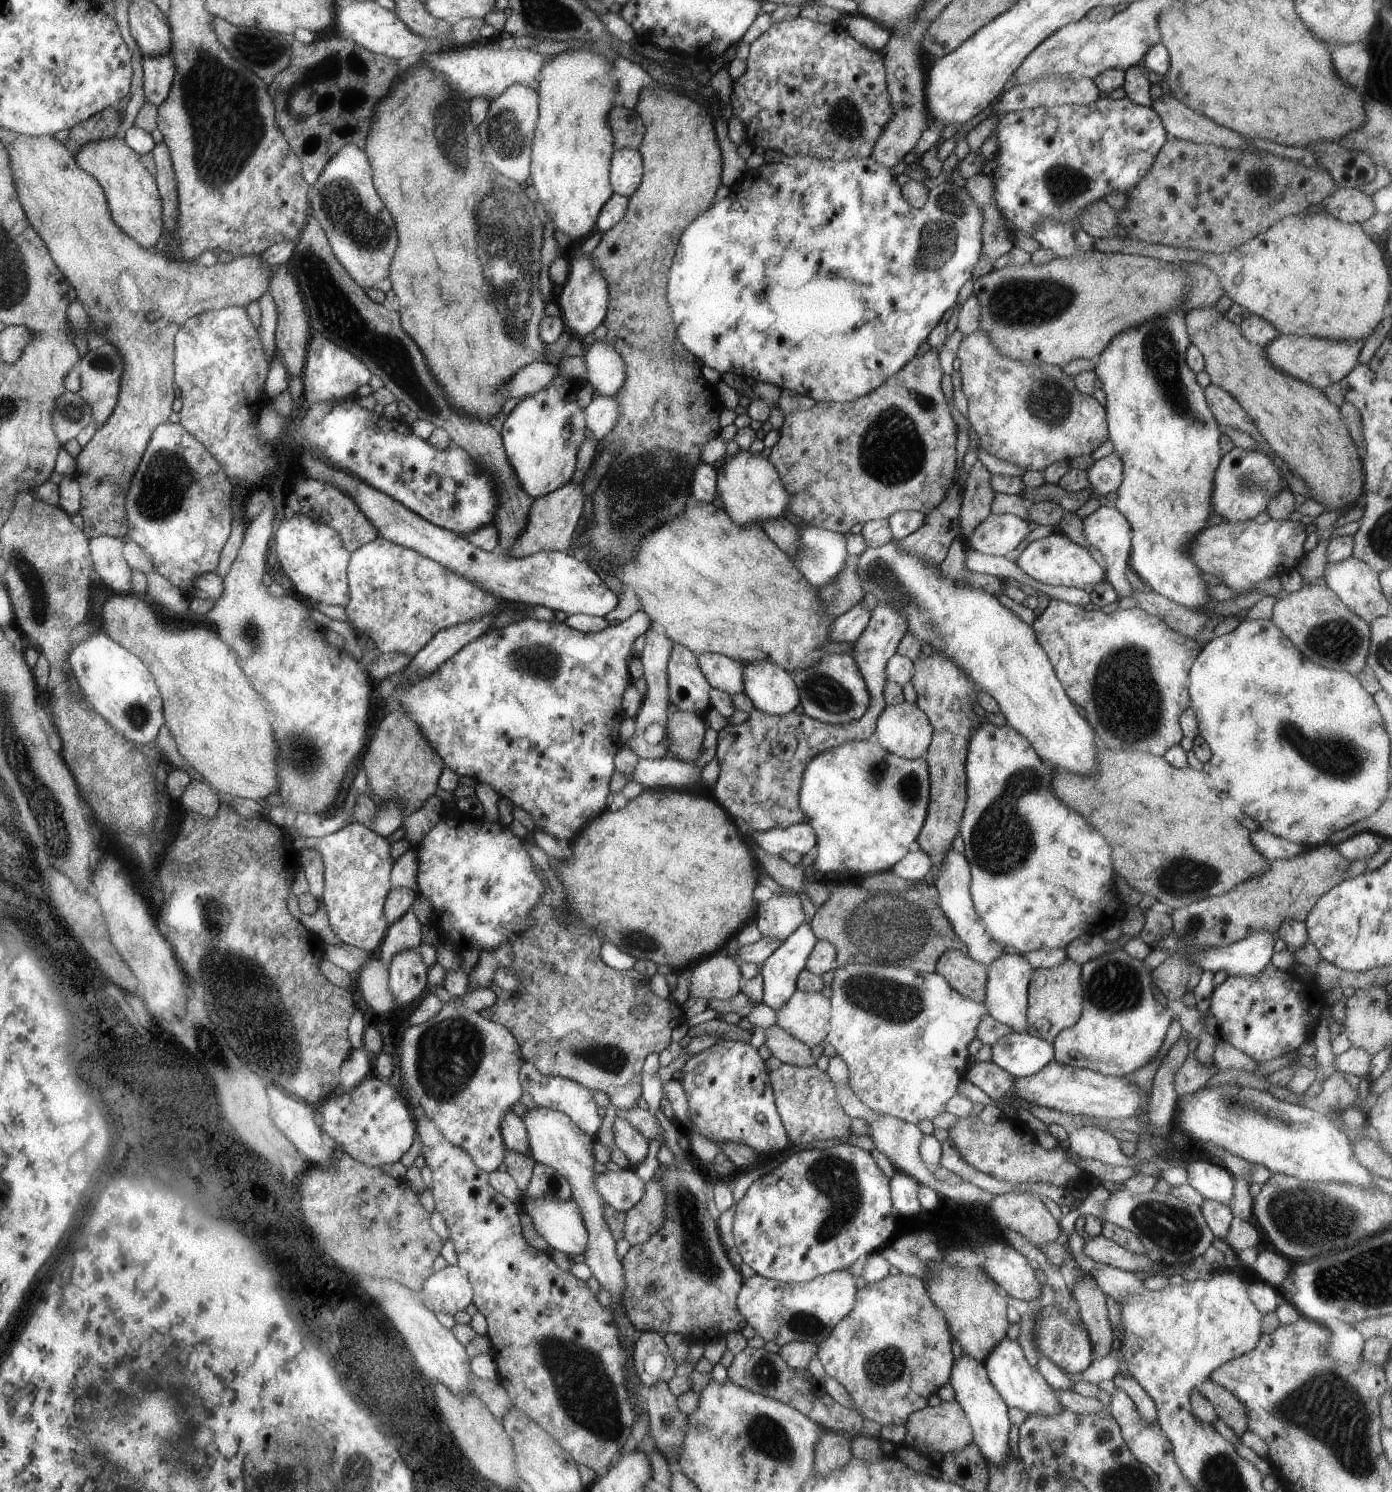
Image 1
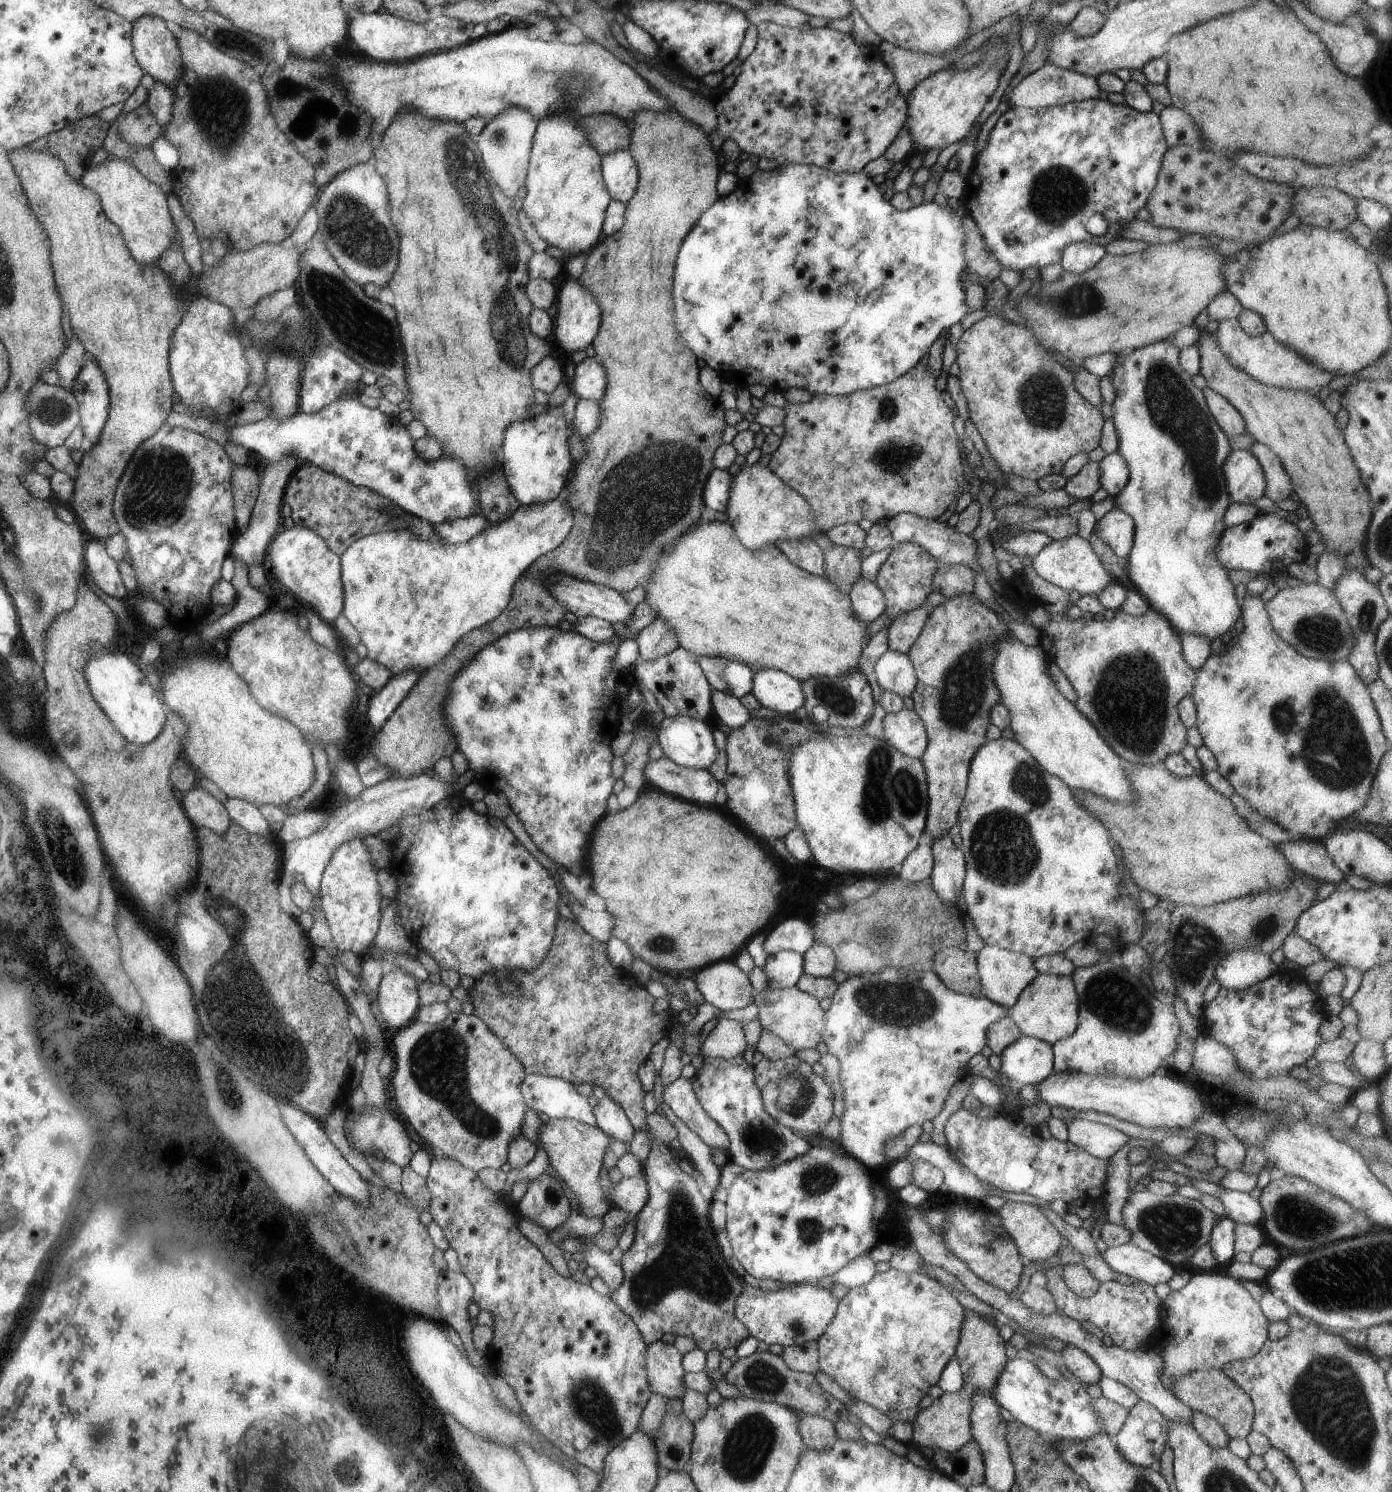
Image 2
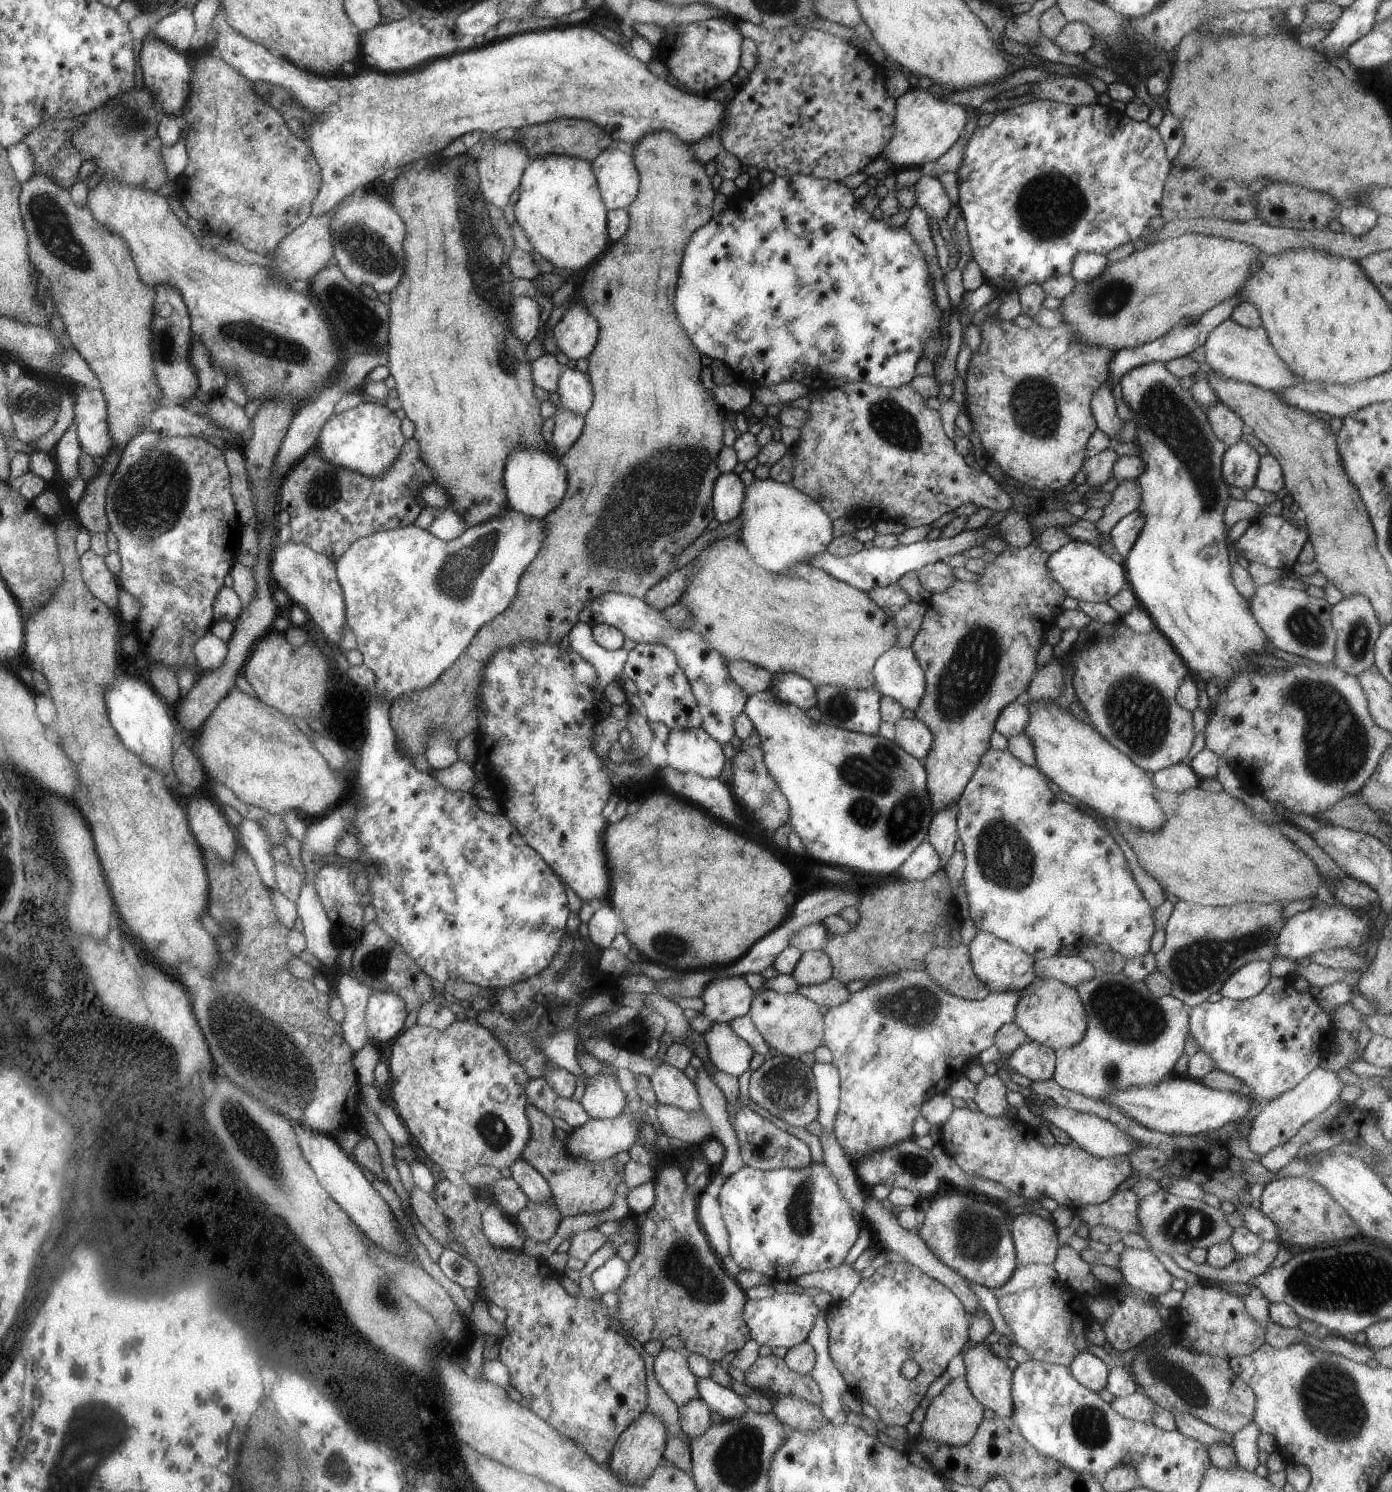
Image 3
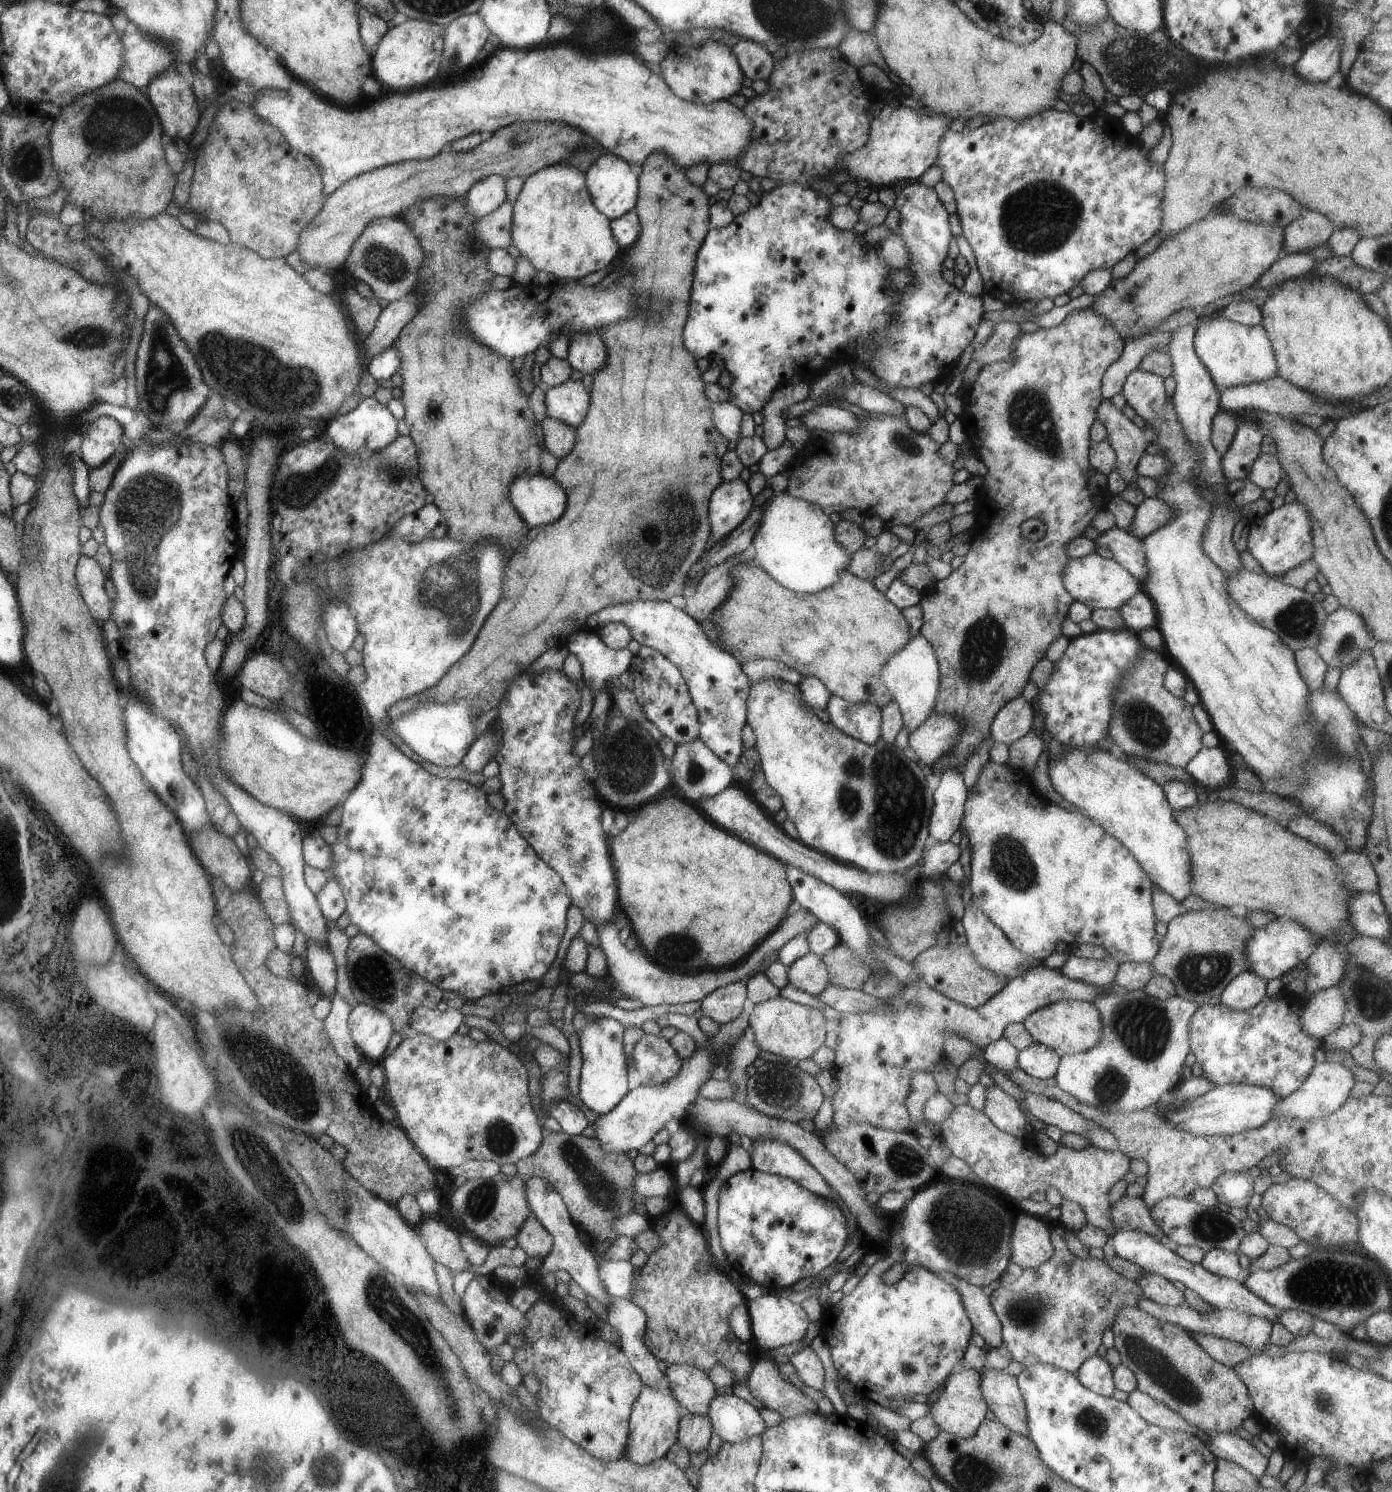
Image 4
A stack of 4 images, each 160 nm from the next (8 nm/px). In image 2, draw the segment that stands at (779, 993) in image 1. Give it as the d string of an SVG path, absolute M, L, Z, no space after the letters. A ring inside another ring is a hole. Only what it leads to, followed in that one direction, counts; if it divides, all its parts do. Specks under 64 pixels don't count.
M785 950L768 955L766 964L763 966L764 974L768 979L768 989L794 987L805 973L803 964L803 954L798 951Z

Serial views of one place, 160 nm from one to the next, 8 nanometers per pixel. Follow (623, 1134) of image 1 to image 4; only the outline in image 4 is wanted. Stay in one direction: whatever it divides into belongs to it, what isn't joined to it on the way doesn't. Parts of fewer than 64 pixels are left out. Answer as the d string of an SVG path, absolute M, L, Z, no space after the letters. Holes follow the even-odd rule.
M597 1016L583 1031L578 1032L582 1052L582 1074L580 1076L580 1100L588 1110L602 1117L611 1113L628 1093L628 1066L622 1044L625 1026L616 1019Z

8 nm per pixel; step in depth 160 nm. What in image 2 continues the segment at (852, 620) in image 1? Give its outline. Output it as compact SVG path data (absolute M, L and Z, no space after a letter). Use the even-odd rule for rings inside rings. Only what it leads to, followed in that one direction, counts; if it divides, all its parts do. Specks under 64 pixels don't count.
M860 578L848 595L853 615L867 625L885 612L883 592L874 583Z

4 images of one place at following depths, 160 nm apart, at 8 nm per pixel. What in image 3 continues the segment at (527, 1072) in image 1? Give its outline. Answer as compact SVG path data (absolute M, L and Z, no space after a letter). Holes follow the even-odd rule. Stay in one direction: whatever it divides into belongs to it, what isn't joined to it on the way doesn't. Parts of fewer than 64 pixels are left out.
M532 1079L526 1086L527 1101L550 1118L562 1118L572 1129L584 1126L591 1116L584 1107L571 1098L555 1093L546 1079Z

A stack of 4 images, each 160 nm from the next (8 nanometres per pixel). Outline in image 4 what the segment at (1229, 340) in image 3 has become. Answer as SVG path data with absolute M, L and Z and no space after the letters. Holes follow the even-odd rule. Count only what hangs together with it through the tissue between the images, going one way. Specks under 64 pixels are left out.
M1223 317L1216 318L1195 331L1194 346L1220 393L1238 385L1264 382L1278 375L1272 343L1261 324L1249 327Z

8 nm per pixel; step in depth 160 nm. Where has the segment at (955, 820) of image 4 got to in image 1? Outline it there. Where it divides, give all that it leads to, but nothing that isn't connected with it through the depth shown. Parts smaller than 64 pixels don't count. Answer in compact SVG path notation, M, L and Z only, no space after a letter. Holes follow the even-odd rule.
M952 848L940 858L941 868L936 877L934 886L939 892L939 903L942 912L947 916L958 938L966 945L966 954L983 965L991 965L997 958L1000 958L1008 950L995 938L989 936L985 924L979 920L978 913L971 895L971 866L966 857Z

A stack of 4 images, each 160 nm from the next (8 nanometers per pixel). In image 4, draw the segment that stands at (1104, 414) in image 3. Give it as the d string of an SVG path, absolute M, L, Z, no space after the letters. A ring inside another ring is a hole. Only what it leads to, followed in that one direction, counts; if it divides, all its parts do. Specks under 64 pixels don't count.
M1108 399L1098 406L1097 419L1106 427L1107 441L1117 456L1115 467L1127 484L1126 489L1138 489L1136 467L1149 444L1144 431Z

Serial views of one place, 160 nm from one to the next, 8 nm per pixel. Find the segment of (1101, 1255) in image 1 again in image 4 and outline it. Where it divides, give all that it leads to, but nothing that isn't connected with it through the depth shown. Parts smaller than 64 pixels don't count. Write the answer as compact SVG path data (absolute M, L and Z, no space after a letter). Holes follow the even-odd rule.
M1146 1272L1142 1278L1138 1278L1135 1282L1140 1284L1144 1297L1156 1302L1156 1304L1162 1304L1162 1306L1186 1304L1184 1292L1180 1292L1173 1283L1158 1274Z

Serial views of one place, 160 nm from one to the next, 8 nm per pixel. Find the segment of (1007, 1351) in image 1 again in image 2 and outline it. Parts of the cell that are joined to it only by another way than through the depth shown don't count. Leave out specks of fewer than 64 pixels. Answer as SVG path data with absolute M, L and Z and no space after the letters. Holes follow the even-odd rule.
M1017 1356L1015 1359L1008 1359L1004 1363L1004 1368L1001 1370L991 1394L1002 1408L1006 1408L1013 1414L1016 1421L1032 1429L1037 1438L1045 1445L1050 1442L1055 1444L1057 1440L1064 1439L1083 1441L1096 1436L1098 1433L1106 1433L1101 1418L1091 1405L1092 1399L1085 1388L1065 1378L1059 1383L1051 1381L1034 1363L1022 1361Z

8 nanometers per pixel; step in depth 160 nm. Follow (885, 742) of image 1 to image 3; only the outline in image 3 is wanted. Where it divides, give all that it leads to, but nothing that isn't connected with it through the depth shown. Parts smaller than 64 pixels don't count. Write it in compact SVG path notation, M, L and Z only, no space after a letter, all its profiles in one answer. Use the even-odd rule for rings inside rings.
M900 717L894 725L894 742L908 754L922 760L932 746L933 736L930 729L916 717Z

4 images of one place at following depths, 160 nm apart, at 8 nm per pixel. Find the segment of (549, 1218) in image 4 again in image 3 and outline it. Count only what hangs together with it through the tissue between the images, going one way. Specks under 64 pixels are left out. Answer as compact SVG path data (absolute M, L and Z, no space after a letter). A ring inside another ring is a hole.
M516 1159L509 1168L512 1178L523 1187L532 1202L554 1201L548 1181L526 1159Z

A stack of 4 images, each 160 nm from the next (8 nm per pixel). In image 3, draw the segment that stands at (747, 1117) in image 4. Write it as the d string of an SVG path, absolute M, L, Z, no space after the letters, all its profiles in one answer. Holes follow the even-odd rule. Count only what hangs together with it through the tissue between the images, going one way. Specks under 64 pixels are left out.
M666 1105L657 1106L658 1124L663 1134L672 1138L684 1139L690 1144L701 1144L713 1136L708 1115L702 1110L688 1113ZM863 1187L863 1189L863 1193L865 1194L865 1203L861 1214L863 1222L870 1228L870 1232L876 1234L880 1242L885 1244L886 1250L898 1253L899 1256L906 1259L906 1263L916 1266L916 1268L923 1270L924 1274L931 1276L944 1286L947 1286L962 1301L962 1304L969 1314L972 1314L978 1307L981 1307L978 1303L978 1297L975 1295L974 1291L970 1289L970 1286L968 1286L970 1282L961 1274L958 1274L953 1268L950 1268L947 1264L938 1260L924 1240L920 1238L917 1229L903 1229L902 1226L898 1224L896 1216L884 1208L881 1201L870 1196L868 1189L865 1187Z

